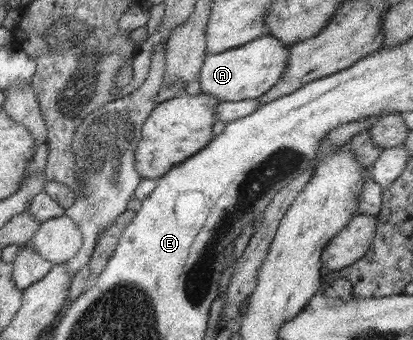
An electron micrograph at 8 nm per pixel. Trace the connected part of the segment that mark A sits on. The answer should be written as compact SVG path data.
M261 35L252 41L219 54L206 54L198 76L202 92L225 102L260 97L281 77L289 57L289 45L271 35Z

